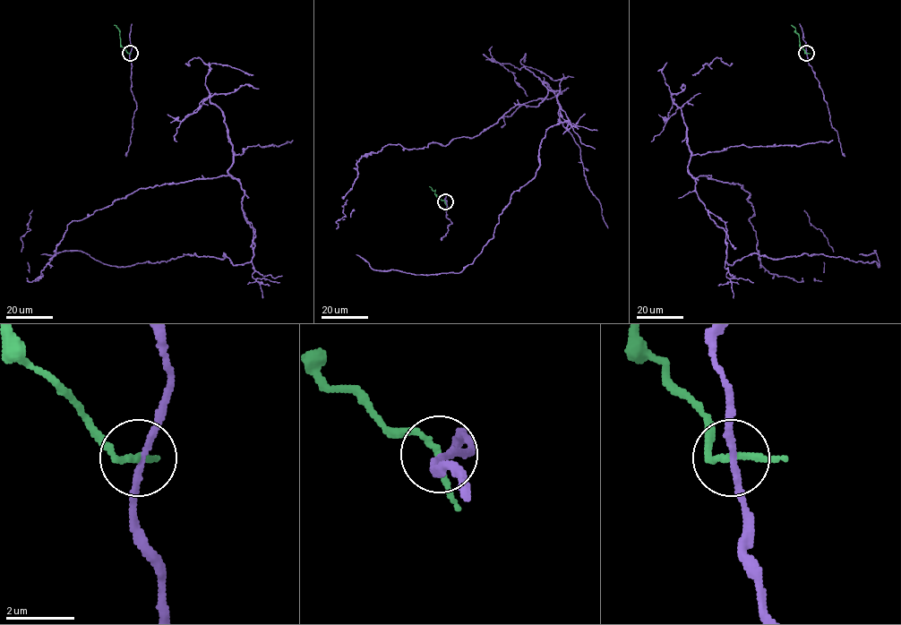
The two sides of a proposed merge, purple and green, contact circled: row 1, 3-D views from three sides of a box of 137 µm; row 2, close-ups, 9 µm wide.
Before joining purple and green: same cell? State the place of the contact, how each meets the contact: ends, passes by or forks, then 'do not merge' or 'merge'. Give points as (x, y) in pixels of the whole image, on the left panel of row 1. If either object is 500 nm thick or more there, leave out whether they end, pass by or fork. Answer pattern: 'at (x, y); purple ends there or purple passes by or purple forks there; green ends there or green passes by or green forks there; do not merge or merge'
at (130, 53); purple passes by; green passes by; do not merge

